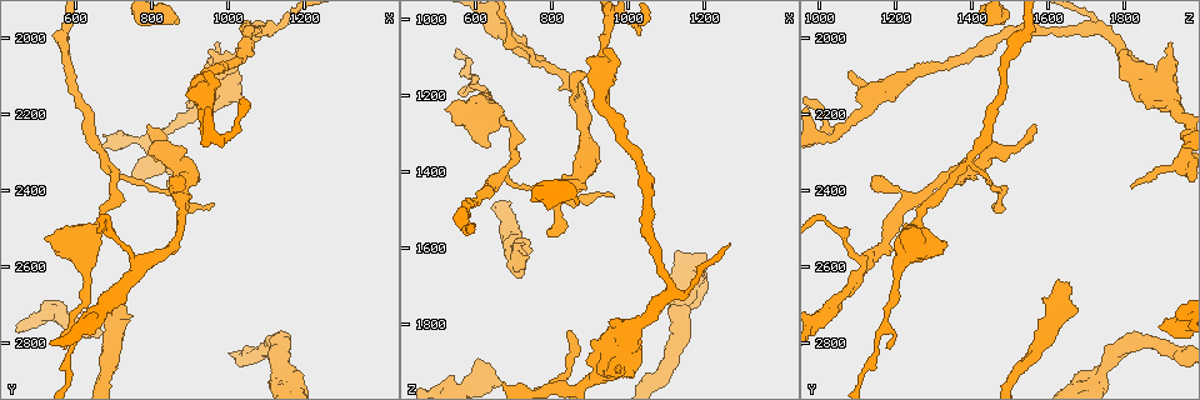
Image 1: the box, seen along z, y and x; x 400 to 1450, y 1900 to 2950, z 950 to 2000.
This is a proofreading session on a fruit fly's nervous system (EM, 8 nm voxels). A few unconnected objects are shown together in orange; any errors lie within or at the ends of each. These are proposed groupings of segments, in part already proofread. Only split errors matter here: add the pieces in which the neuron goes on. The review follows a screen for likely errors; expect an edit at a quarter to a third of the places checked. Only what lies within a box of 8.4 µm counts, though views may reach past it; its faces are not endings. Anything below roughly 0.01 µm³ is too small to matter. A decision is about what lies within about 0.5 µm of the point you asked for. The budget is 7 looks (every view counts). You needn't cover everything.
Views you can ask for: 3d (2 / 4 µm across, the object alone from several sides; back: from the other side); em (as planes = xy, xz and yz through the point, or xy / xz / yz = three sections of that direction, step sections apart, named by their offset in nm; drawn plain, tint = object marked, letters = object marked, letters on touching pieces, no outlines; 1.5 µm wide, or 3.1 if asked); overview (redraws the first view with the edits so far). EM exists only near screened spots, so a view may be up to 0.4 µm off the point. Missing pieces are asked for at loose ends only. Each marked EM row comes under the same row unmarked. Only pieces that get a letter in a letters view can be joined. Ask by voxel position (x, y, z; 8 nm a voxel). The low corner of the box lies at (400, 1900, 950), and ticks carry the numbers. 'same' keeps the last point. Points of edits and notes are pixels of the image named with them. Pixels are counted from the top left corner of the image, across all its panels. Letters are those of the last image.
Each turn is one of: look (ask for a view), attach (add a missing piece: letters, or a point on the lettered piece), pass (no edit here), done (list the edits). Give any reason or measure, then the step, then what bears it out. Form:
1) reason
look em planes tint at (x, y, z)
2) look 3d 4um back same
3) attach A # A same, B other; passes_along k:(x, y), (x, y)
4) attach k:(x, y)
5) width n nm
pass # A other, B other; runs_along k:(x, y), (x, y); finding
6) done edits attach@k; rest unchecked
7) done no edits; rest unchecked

an open end
look em planes letters at (935, 2090, 1075)

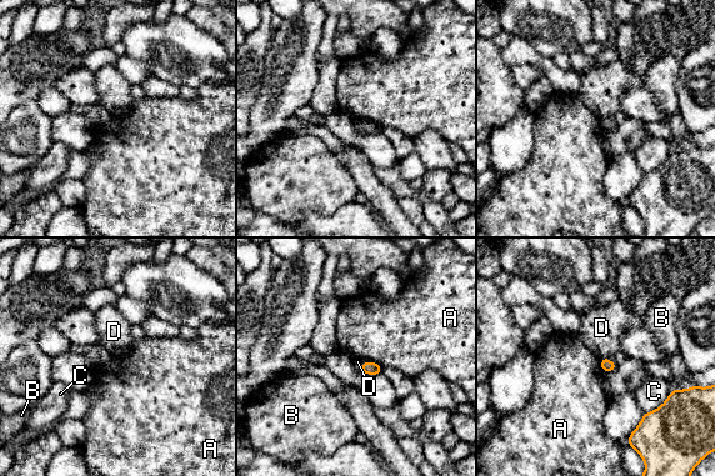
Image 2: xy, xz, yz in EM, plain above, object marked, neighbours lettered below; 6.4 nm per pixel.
pass # A other, B other, C other, D other; border 2:(366, 360), (373, 360), (383, 366); none of them fits

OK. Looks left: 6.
free end
look 3d 4um at (965, 2010, 1920)

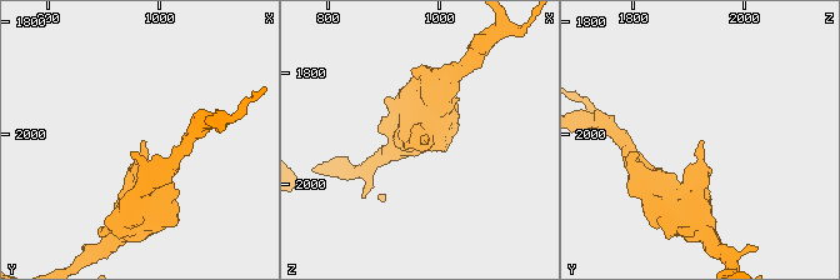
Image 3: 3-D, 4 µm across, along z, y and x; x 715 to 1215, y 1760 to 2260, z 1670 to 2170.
look em planes letters at (970, 2015, 1920)

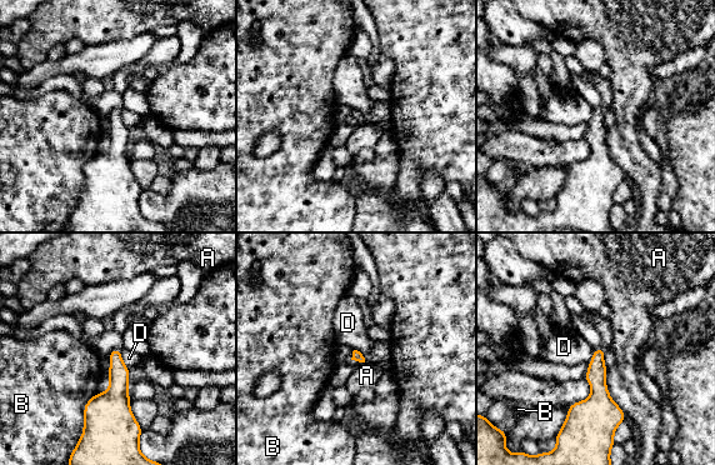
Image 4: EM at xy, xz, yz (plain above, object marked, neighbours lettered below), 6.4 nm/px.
pass # A other, B other, D other; border 4:(120, 348), (120, 359), (128, 368); none of them fits

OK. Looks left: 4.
thin end
look em planes letters at (960, 2435, 1465)

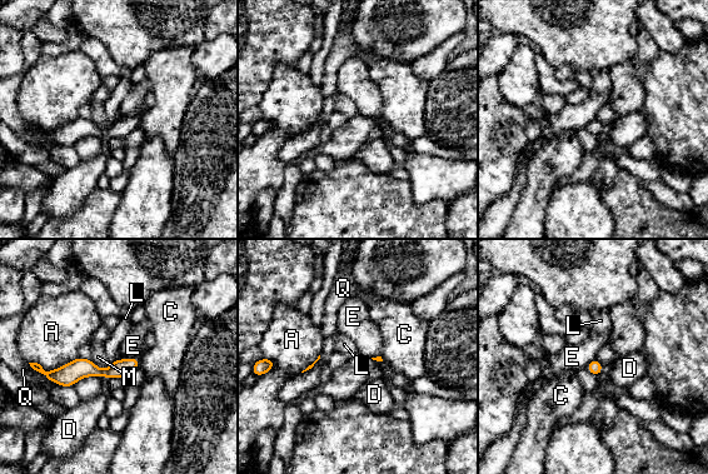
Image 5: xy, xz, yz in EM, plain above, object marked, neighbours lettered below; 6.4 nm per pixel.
pass # A other, C other, D other, E other, L other, M other, Q other; runs_along 5:(135, 362), (111, 372), (64, 373); none of them fits

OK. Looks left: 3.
done no edits; rest unchecked

